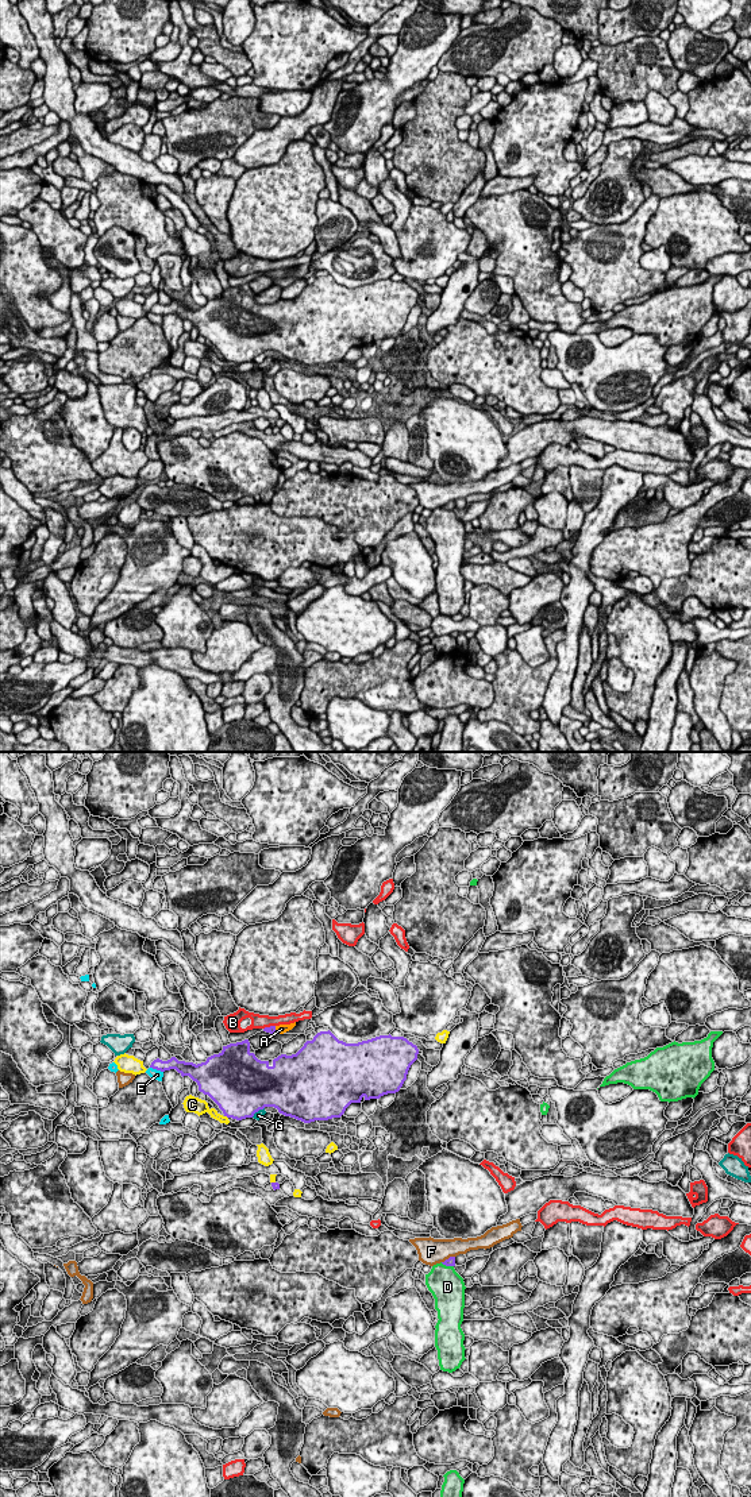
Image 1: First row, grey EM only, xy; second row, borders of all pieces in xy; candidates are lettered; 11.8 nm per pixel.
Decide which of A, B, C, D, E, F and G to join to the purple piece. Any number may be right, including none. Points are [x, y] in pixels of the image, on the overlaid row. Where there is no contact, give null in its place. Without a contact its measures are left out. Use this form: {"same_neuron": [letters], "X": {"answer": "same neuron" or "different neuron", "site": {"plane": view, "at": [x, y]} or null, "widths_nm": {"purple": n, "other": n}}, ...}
{"same_neuron": ["A"], "A": {"answer": "same neuron", "site": {"plane": "xy", "at": [274, 1030]}, "widths_nm": {"purple": 90, "other": 120}}, "B": {"answer": "different neuron", "site": {"plane": "xy", "at": [270, 1026]}, "widths_nm": {"purple": 90, "other": 160}}, "C": {"answer": "different neuron", "site": {"plane": "xy", "at": [226, 1115]}, "widths_nm": {"purple": 480, "other": 100}}, "D": {"answer": "different neuron", "site": {"plane": "xy", "at": [447, 1265]}, "widths_nm": {"purple": 100, "other": 400}}, "E": {"answer": "different neuron", "site": {"plane": "xy", "at": [157, 1069]}, "widths_nm": {"purple": 140, "other": 130}}, "F": {"answer": "different neuron", "site": {"plane": "xy", "at": [449, 1258]}, "widths_nm": {"purple": 100, "other": 320}}, "G": {"answer": "different neuron", "site": {"plane": "xy", "at": [257, 1111]}, "widths_nm": {"purple": 500, "other": 100}}}

